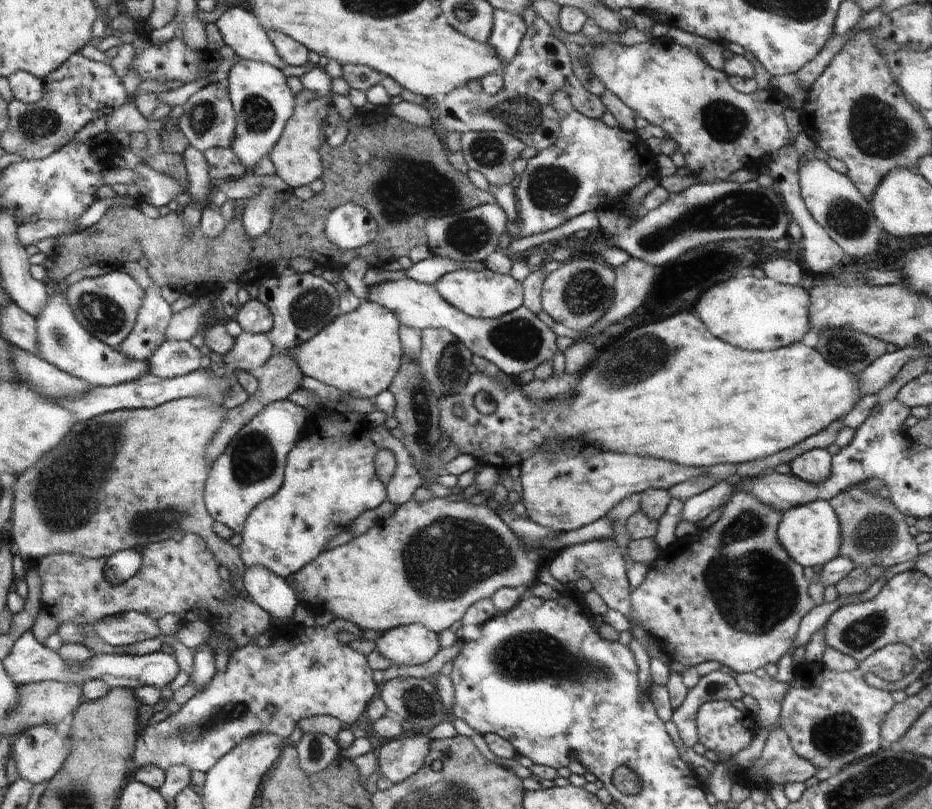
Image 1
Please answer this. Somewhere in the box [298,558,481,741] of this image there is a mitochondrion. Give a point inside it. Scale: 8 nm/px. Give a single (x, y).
(417, 701)

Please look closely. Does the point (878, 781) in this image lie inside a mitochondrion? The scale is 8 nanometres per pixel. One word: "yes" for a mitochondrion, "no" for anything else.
yes

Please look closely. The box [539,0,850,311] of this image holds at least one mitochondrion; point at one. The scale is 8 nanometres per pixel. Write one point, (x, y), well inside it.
(739, 209)

